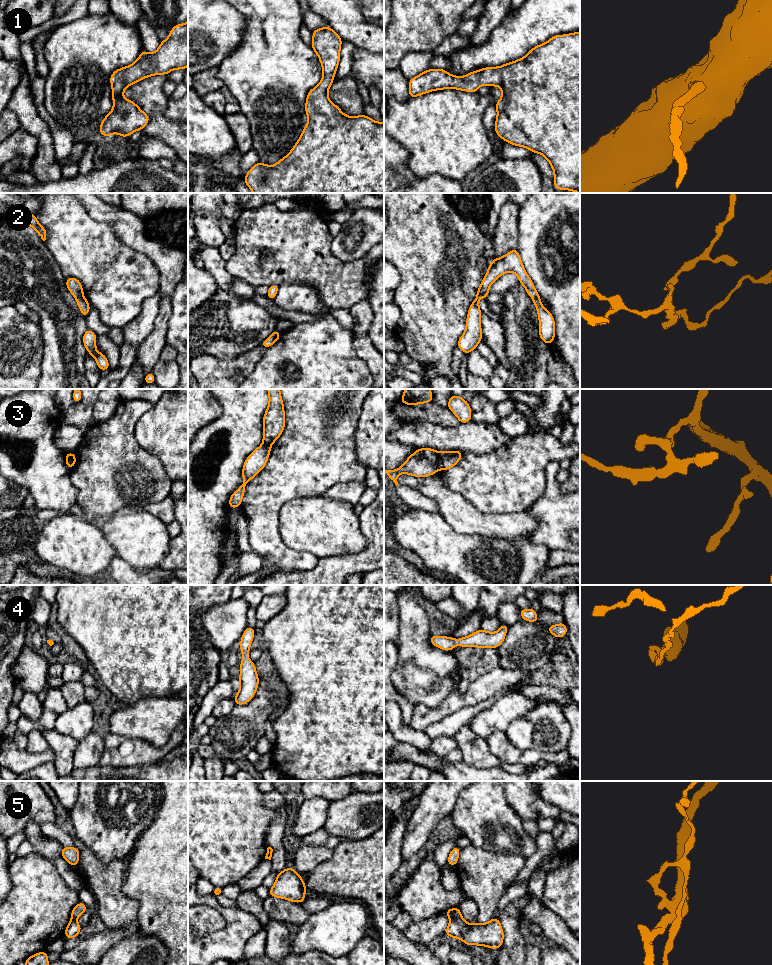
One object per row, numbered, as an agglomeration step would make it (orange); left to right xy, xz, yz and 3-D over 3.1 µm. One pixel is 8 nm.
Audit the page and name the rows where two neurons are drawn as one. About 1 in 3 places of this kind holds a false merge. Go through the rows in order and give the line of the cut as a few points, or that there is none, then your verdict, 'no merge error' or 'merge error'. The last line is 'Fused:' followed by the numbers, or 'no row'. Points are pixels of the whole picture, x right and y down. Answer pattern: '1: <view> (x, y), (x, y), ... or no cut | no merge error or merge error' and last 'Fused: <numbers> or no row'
1: no cut | no merge error
2: no cut | no merge error
3: xy (69, 453), (70, 468) | merge error
4: no cut | no merge error
5: yz (460, 916), (451, 919) | merge error
Fused: 3, 5

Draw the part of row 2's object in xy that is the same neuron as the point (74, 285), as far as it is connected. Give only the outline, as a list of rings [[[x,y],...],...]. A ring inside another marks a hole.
[[[68,277],[65,281],[66,281],[66,286],[68,290],[76,298],[77,305],[82,315],[84,316],[84,318],[86,318],[90,311],[90,305],[83,295],[81,282],[74,277]]]

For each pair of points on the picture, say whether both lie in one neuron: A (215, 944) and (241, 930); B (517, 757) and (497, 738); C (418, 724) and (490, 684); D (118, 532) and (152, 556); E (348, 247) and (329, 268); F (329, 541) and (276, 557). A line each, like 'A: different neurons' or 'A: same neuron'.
A: same neuron
B: same neuron
C: same neuron
D: same neuron
E: different neurons
F: different neurons

